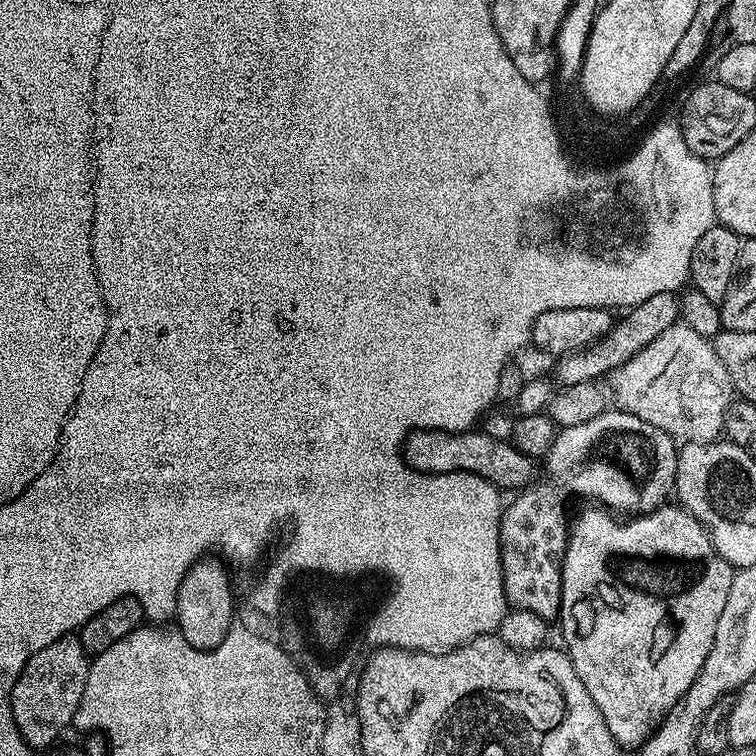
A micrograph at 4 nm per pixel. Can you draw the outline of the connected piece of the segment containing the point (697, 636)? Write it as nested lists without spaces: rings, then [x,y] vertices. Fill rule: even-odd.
[[[665,502],[660,505],[659,508],[654,509],[653,512],[645,512],[643,514],[633,515],[631,518],[623,524],[620,519],[617,518],[609,509],[603,506],[588,506],[592,508],[584,508],[576,516],[576,521],[571,521],[570,527],[568,528],[568,538],[564,545],[564,550],[562,553],[562,559],[560,560],[560,615],[558,617],[558,625],[560,624],[560,632],[564,635],[563,647],[568,653],[570,662],[574,666],[574,670],[578,674],[578,678],[582,682],[582,686],[586,686],[586,690],[592,696],[592,701],[594,706],[598,706],[598,710],[602,714],[602,718],[606,722],[606,726],[610,730],[610,734],[616,740],[616,743],[620,745],[621,749],[632,750],[639,749],[640,745],[660,727],[660,721],[664,719],[665,716],[671,712],[672,707],[684,697],[686,690],[690,690],[690,686],[694,682],[694,678],[702,670],[702,662],[706,662],[706,654],[710,654],[710,646],[714,646],[714,630],[718,630],[718,617],[722,614],[722,610],[726,607],[726,598],[730,594],[732,589],[732,577],[734,575],[734,569],[731,564],[727,564],[718,553],[716,553],[716,548],[712,544],[712,540],[708,536],[708,532],[704,529],[685,508],[681,508],[672,502]]]

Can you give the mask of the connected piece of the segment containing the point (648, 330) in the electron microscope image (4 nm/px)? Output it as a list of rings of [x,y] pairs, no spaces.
[[[663,292],[662,294],[653,294],[650,298],[646,298],[646,302],[634,305],[621,316],[624,317],[621,320],[619,317],[613,323],[612,329],[600,340],[578,349],[576,352],[561,355],[555,361],[557,364],[554,380],[557,385],[568,388],[577,386],[578,383],[599,381],[602,378],[600,376],[604,374],[606,376],[622,367],[630,358],[634,358],[634,354],[638,354],[638,350],[646,350],[646,346],[650,346],[650,342],[654,342],[654,338],[658,338],[658,334],[662,334],[662,330],[670,330],[670,326],[681,319],[682,304],[676,292]]]

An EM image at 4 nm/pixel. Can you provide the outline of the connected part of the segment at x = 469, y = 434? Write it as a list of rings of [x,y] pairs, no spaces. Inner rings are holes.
[[[418,428],[408,433],[402,449],[404,461],[419,472],[472,472],[501,490],[523,490],[538,476],[538,464],[507,439],[487,436],[483,430],[443,432],[433,428]]]

